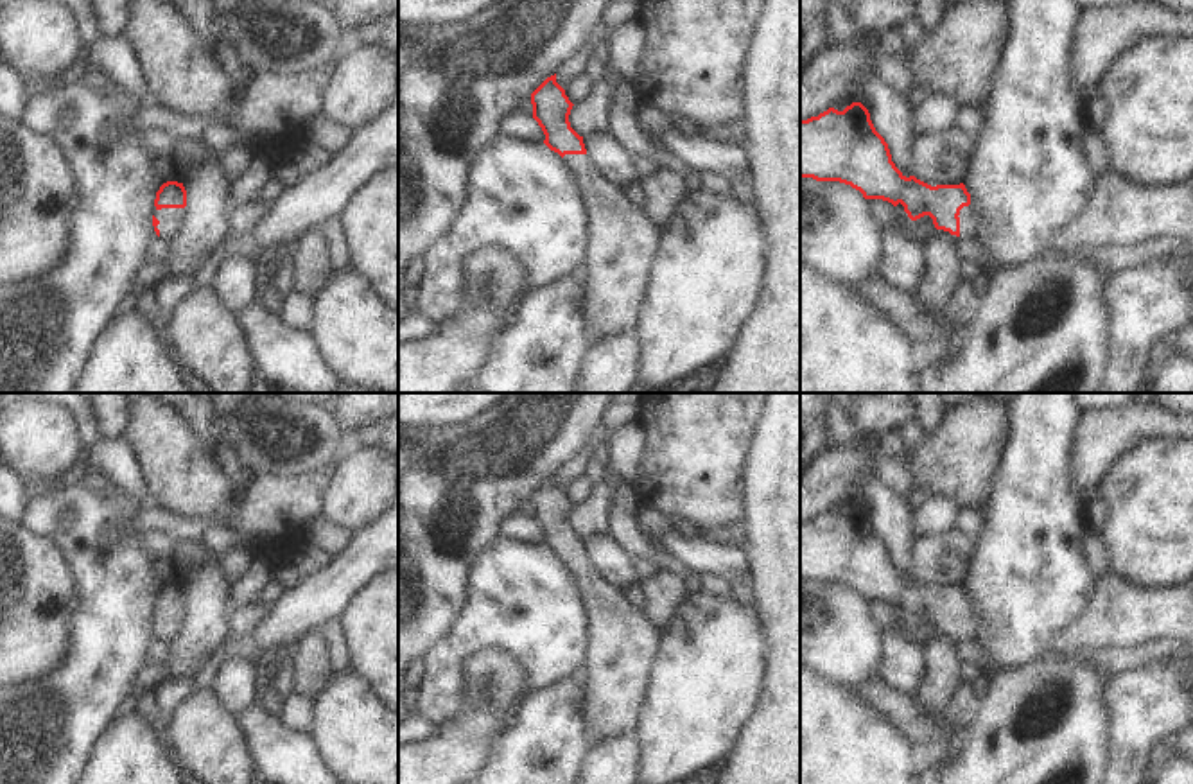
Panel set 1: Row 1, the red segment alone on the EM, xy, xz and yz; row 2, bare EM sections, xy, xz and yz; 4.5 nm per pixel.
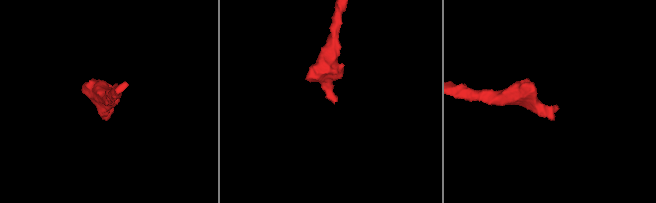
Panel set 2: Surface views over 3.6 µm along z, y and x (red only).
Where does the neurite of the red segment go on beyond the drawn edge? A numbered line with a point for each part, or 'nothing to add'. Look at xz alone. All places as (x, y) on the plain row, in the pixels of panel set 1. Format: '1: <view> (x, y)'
1: xz (623, 643)

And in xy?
1: xy (171, 621)

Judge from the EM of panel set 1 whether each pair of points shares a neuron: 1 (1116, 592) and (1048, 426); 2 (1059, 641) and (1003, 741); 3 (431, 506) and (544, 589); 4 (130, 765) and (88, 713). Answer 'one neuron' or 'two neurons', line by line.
1: two neurons
2: two neurons
3: two neurons
4: two neurons

